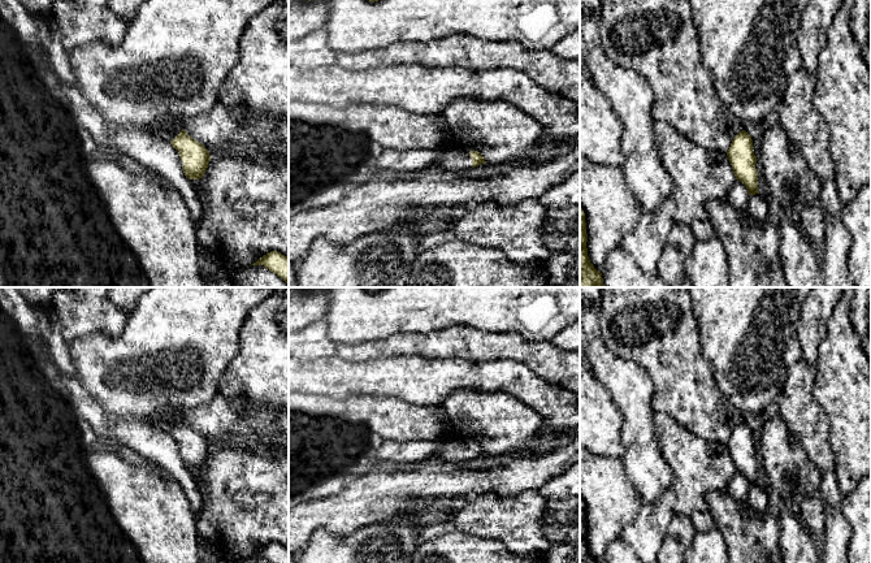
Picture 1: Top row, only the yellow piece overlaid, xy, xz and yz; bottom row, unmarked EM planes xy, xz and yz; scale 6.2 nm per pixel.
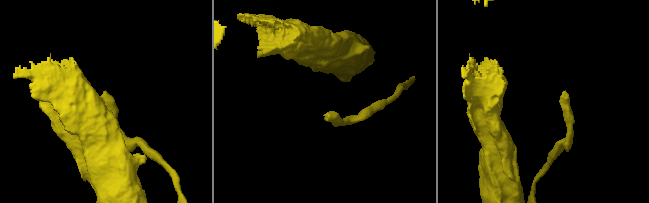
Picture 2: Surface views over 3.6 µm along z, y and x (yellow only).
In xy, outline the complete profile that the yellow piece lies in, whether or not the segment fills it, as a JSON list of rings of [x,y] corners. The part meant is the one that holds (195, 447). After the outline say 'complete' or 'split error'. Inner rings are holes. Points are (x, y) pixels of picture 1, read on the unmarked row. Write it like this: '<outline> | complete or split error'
[[[181,412],[166,415],[152,415],[146,423],[169,433],[179,445],[179,452],[188,471],[200,471],[209,455],[209,442],[192,430],[182,417]]] | split error

